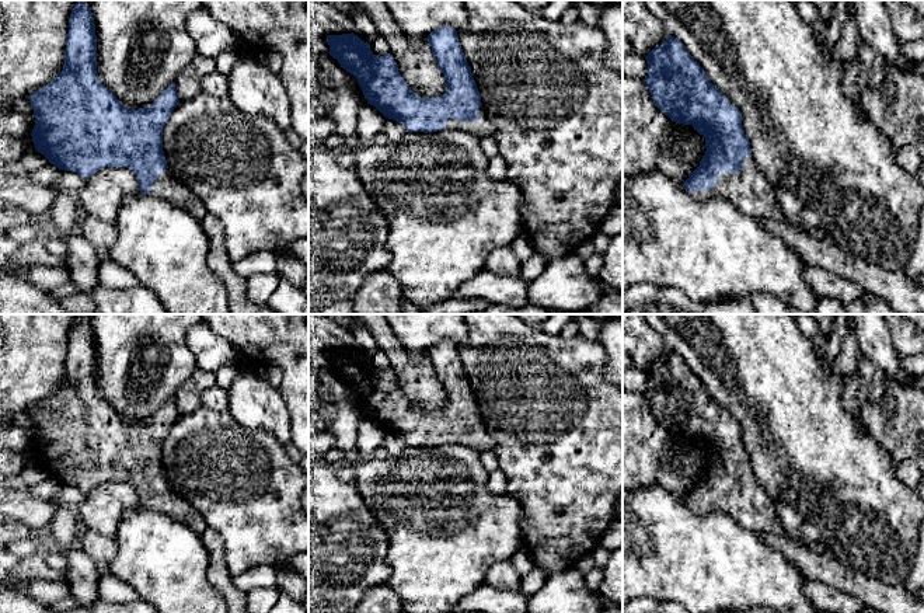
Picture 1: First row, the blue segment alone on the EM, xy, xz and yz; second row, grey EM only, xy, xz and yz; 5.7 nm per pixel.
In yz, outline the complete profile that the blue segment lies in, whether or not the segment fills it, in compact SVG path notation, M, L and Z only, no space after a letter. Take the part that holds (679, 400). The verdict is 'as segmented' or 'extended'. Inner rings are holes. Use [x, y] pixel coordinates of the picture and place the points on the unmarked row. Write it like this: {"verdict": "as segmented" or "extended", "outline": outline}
{"verdict": "extended", "outline": "M669 349L645 373L648 390L642 396L655 419L705 452L707 466L683 502L693 513L725 512L753 533L782 536L781 518L753 473L740 425L709 396L681 355Z"}

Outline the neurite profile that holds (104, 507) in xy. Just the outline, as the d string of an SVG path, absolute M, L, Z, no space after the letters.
M105 481L86 494L86 501L74 508L80 523L108 537L115 537L126 511L140 506L135 487L126 481Z

